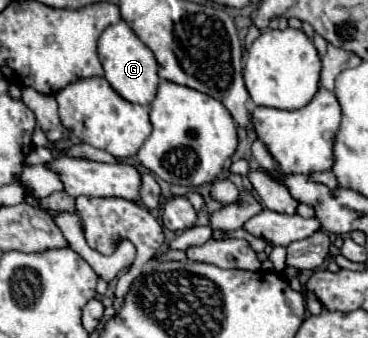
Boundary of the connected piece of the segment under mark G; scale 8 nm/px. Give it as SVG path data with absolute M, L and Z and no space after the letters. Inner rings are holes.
M126 21L110 25L98 39L98 55L104 67L104 77L112 85L112 89L122 95L130 103L150 105L156 97L158 89L158 63L154 53L132 33Z

